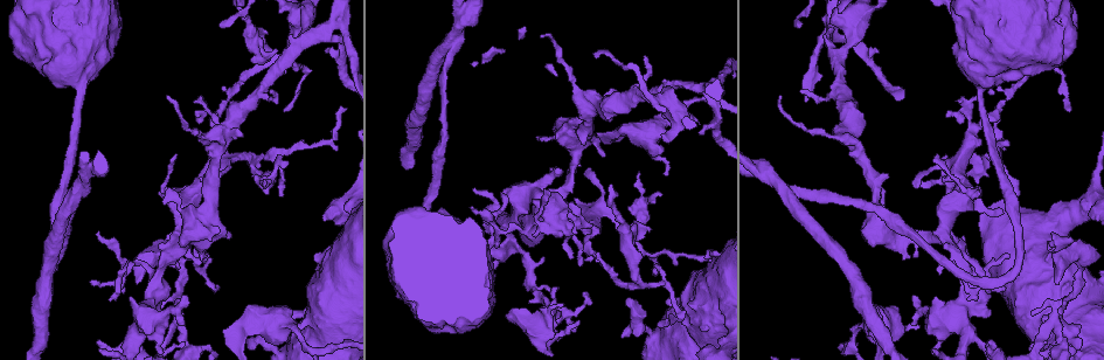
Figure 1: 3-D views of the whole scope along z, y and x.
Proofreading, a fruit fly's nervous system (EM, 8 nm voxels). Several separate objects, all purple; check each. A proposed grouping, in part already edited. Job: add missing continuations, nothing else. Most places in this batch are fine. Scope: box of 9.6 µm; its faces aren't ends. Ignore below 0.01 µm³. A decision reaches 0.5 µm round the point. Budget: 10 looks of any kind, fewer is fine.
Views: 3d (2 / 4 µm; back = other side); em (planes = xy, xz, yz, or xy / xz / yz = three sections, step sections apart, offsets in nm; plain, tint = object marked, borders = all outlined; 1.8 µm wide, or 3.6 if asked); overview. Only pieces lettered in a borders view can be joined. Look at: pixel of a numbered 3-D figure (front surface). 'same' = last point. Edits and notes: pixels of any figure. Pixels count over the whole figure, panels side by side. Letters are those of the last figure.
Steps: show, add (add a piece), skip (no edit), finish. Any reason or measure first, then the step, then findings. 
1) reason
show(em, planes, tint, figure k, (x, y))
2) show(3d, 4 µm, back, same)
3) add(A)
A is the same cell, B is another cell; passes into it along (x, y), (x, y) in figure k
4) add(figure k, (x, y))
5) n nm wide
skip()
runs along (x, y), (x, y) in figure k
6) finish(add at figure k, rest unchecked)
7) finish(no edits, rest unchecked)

free end
show(em, xy, step 8, borders, figure 1, (238, 132))

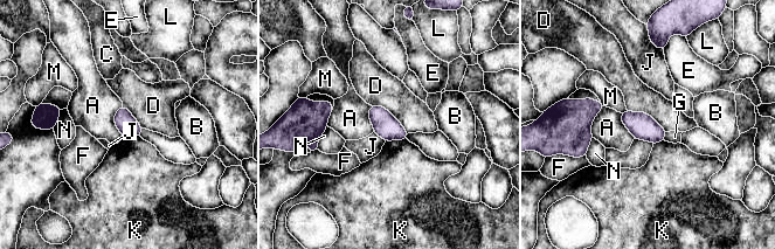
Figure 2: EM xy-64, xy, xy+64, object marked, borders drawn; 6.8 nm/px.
another direction
show(em, planes, borders, same)

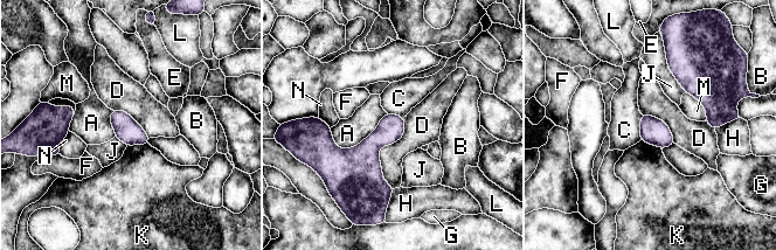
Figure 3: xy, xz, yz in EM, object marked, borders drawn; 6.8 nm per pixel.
skip()
A, B, C, D, E, F, G, H, J, K, L, M and N are other cells; border along (404, 117), (379, 150), (393, 188) in figure 3; no lettered piece goes on from it

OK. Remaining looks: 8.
a fork
show(3d, 4 µm, figure 1, (450, 56))

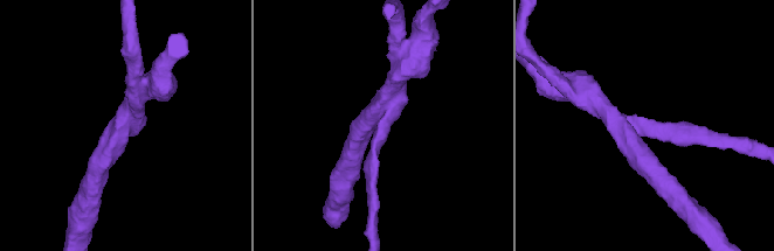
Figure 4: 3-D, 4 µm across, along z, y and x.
3 arms; arms of 190, 300, 320 nm; need the tissue
show(em, planes, borders, figure 4, (118, 130))

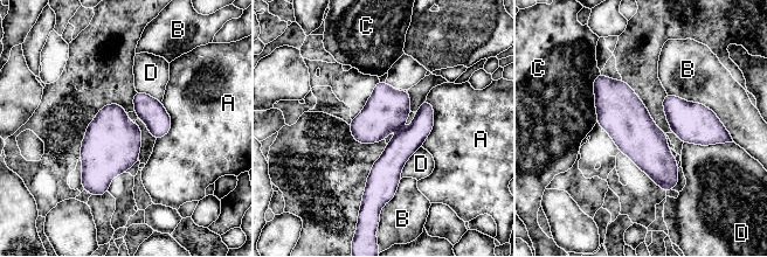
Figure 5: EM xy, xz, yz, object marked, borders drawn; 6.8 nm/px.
300 nm wide
skip()
A, B, C and D are other cells; none of them fits

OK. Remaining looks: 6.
abrupt turn
show(em, xy, step 4, borders, figure 1, (639, 204))

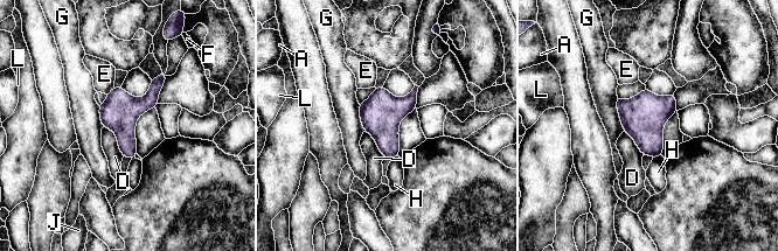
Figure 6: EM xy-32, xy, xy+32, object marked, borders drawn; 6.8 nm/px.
show(em, planes, borders, same)

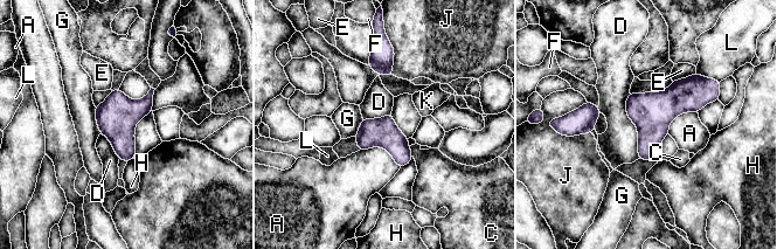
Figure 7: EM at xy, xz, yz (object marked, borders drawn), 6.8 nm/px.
D touches over 460 nm
skip()
A, C, D, E, F, G, H, J, K and L are other cells; border along (629, 94), (639, 158) in figure 7; no lettered piece goes on from it

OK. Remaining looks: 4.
show(em, planes, tint, figure 1, (946, 236))

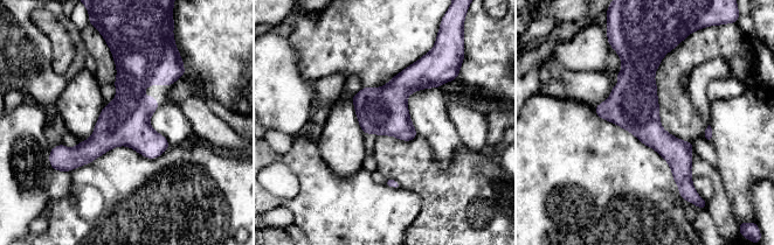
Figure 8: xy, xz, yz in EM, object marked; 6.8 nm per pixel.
show(em, planes, borders, same)

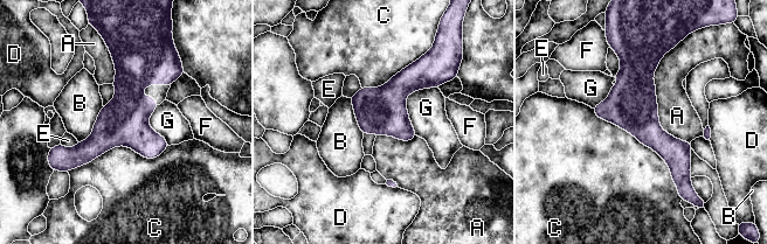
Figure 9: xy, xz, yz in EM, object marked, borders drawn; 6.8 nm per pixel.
skip()
A, B, C, D, E, F and G are other cells; border along (675, 46), (657, 118), (690, 143) in figure 9; no lettered piece goes on from it

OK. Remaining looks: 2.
finish(no edits, rest unchecked)

